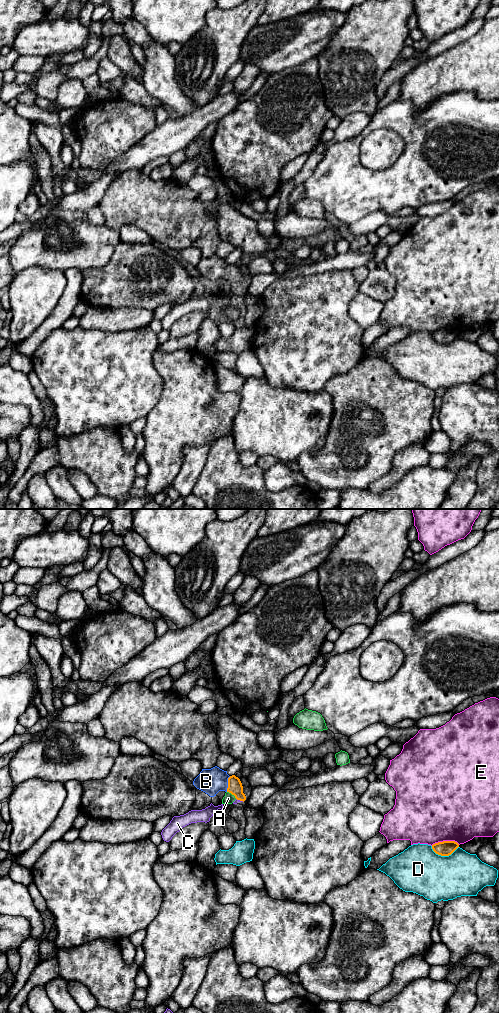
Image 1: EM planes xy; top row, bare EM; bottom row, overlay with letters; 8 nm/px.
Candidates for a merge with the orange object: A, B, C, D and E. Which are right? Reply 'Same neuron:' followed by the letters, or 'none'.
Same neuron: B

